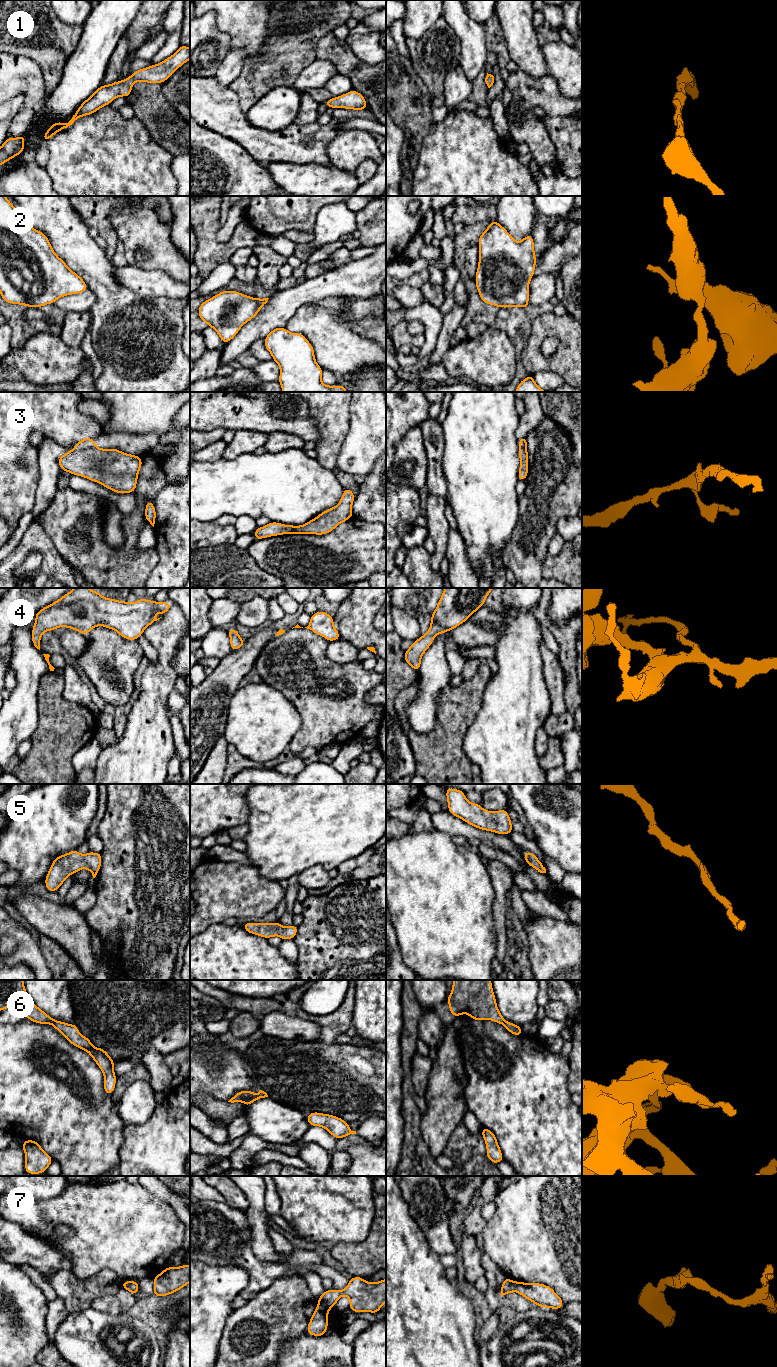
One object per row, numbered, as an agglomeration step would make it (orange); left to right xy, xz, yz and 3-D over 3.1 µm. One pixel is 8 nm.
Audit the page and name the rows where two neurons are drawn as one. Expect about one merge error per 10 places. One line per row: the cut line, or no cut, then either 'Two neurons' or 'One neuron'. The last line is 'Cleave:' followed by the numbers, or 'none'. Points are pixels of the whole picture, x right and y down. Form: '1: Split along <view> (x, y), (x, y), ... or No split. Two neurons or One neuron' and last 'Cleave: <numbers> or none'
1: No split. One neuron
2: No split. One neuron
3: No split. One neuron
4: No split. One neuron
5: No split. One neuron
6: Split along xz (255, 1094), (244, 1102). Two neurons
7: Split along xz (319, 1302), (329, 1309). Two neurons
Cleave: 6, 7

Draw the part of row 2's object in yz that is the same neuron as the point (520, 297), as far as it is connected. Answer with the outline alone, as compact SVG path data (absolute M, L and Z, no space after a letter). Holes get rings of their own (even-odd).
M495 220L489 223L488 228L480 235L478 246L479 262L475 284L482 301L499 308L519 306L527 309L529 307L529 283L534 276L536 266L532 235L526 235L521 242L517 242Z

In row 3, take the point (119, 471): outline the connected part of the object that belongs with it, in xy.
M89 436L77 442L73 450L61 455L58 464L63 471L125 494L136 489L142 458L115 448L97 448Z

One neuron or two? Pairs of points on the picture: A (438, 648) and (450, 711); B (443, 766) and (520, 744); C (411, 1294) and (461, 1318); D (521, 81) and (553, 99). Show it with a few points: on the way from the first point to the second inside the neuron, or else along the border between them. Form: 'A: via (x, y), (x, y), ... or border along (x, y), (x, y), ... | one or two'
A: border along (448, 684), (439, 693), (436, 709) | two
B: border along (465, 735), (463, 750), (472, 763) | two
C: via (423, 1306), (435, 1318), (449, 1318) | one
D: via (527, 89), (531, 93), (545, 93) | one

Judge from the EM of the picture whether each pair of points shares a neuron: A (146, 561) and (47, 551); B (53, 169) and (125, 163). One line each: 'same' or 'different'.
A: different
B: same

